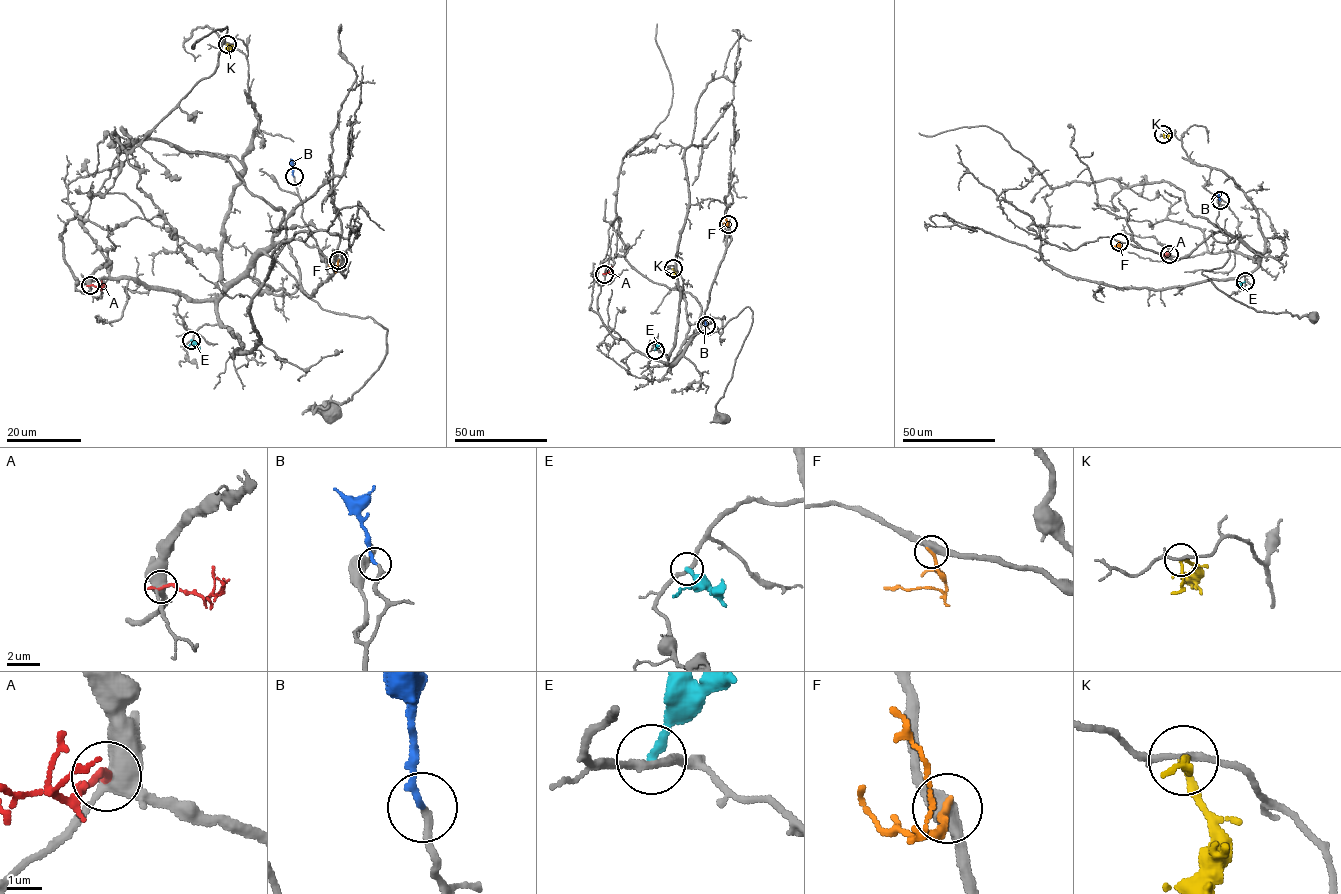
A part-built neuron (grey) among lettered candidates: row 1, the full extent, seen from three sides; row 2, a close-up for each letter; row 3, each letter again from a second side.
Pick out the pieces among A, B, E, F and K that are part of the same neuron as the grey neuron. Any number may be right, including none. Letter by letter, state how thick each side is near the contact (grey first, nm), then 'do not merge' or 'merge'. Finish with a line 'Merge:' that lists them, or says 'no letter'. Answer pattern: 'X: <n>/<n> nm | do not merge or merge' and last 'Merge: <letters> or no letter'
A: 440/200 nm | do not merge
B: 240/200 nm | merge
E: 240/260 nm | do not merge
F: 480/240 nm | do not merge
K: 140/170 nm | do not merge
Merge: B

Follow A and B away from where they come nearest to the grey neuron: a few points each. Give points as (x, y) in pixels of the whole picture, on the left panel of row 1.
A: (90, 285), (102, 287), (102, 283)
B: (293, 177), (291, 159)

